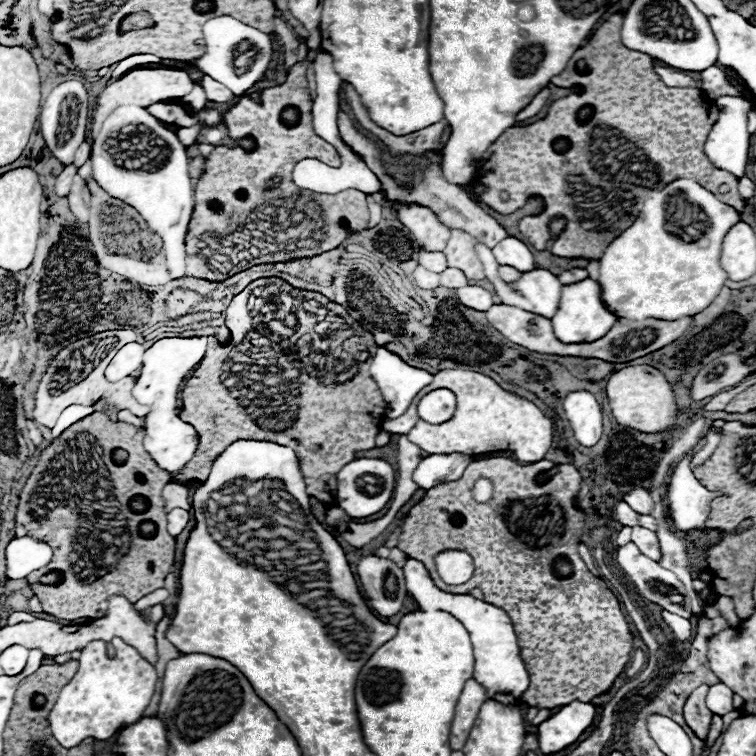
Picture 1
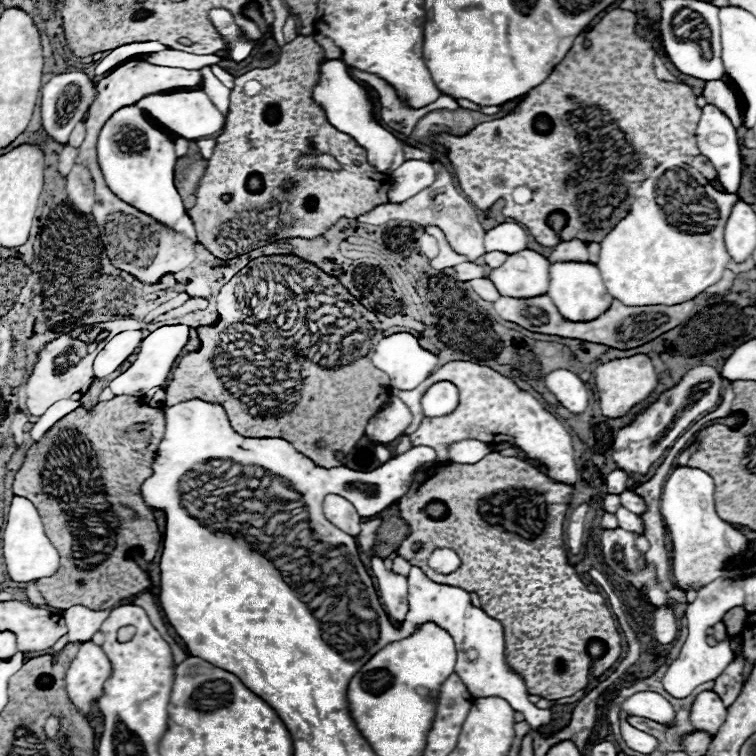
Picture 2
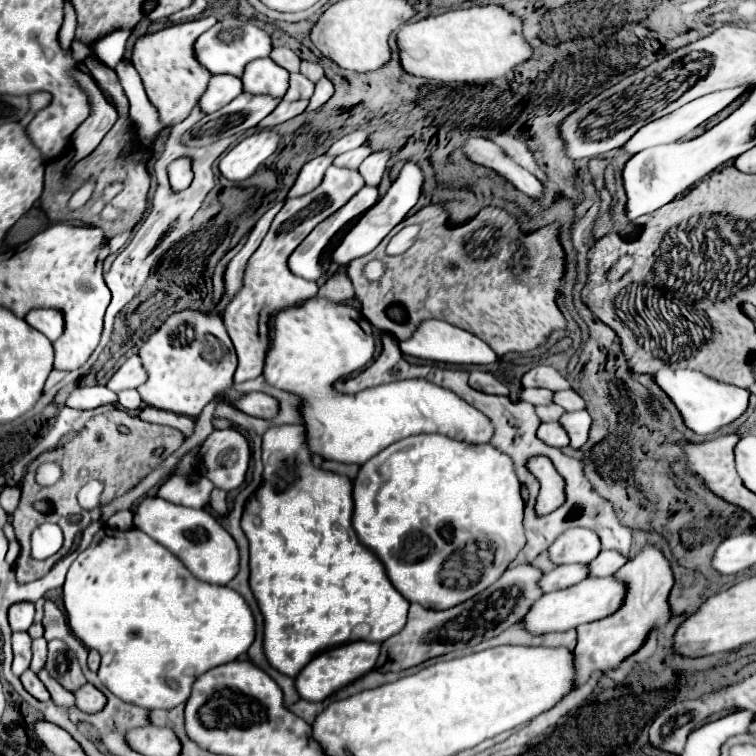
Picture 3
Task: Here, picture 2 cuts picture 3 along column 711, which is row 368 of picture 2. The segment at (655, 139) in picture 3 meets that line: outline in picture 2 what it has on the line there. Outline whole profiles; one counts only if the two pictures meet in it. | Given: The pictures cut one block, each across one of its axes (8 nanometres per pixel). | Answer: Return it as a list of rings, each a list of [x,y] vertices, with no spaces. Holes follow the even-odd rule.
[[[128,330],[128,332],[116,334],[104,346],[104,350],[98,352],[98,356],[94,360],[94,376],[106,378],[114,370],[118,370],[122,366],[122,362],[138,350],[140,342],[142,342],[142,332],[140,330]]]

